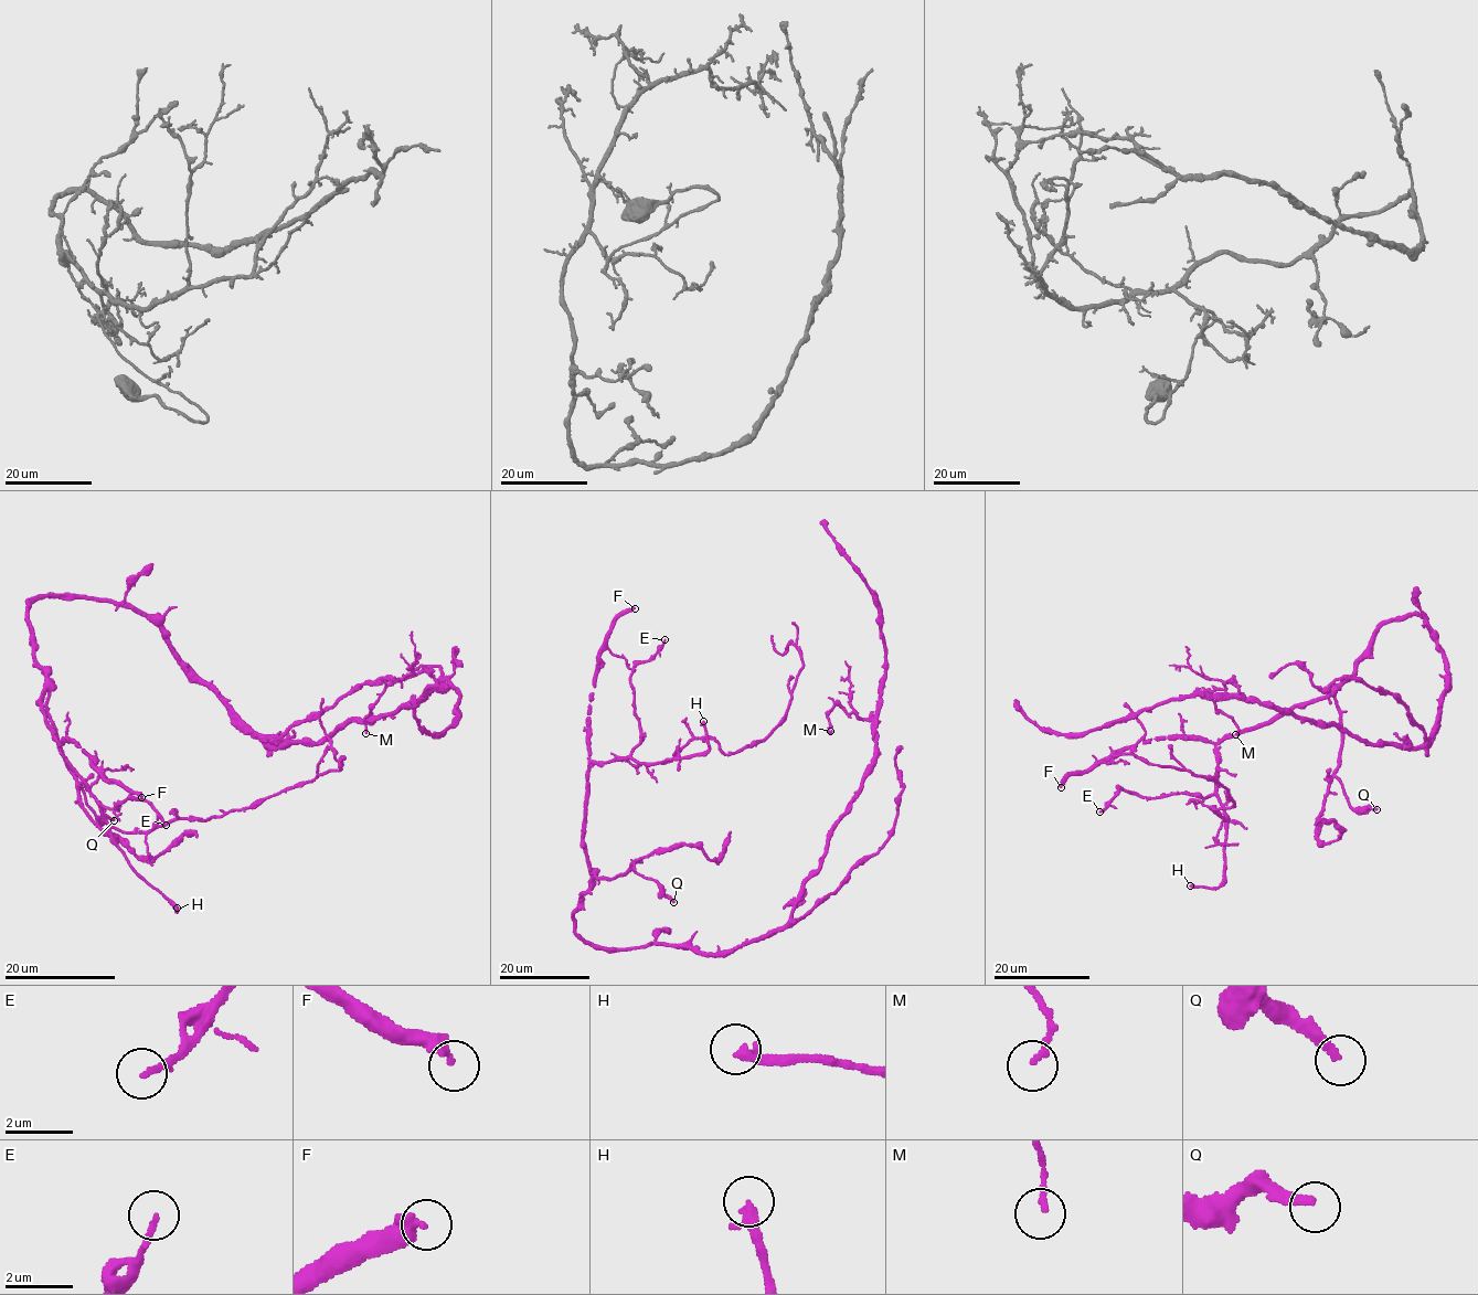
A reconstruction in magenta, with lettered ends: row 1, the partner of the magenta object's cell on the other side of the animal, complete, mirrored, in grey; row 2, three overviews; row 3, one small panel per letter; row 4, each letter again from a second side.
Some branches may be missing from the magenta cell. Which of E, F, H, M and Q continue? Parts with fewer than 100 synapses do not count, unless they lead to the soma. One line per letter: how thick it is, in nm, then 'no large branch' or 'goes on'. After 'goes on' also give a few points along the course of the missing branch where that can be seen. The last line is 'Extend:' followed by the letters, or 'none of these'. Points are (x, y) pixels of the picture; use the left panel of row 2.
E: calibre 170 nm; no large branch
F: calibre 400 nm; no large branch
H: calibre 300 nm; goes on; course (177, 908), (179, 906), (168, 892), (170, 885), (159, 874), (160, 869)
M: calibre 190 nm; no large branch
Q: calibre 240 nm; no large branch
Extend: H

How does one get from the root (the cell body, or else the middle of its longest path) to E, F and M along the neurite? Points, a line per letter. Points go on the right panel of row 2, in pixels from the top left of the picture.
E: (1424, 615), (1386, 621), (1326, 696), (1224, 735), (1212, 794), (1119, 789), (1099, 811)
F: (1424, 615), (1386, 621), (1352, 673), (1326, 696), (1216, 743), (1161, 735), (1124, 746), (1072, 771), (1061, 787)
M: (1424, 615), (1447, 689), (1422, 745), (1367, 744), (1246, 700), (1233, 676), (1211, 693), (1235, 734)

